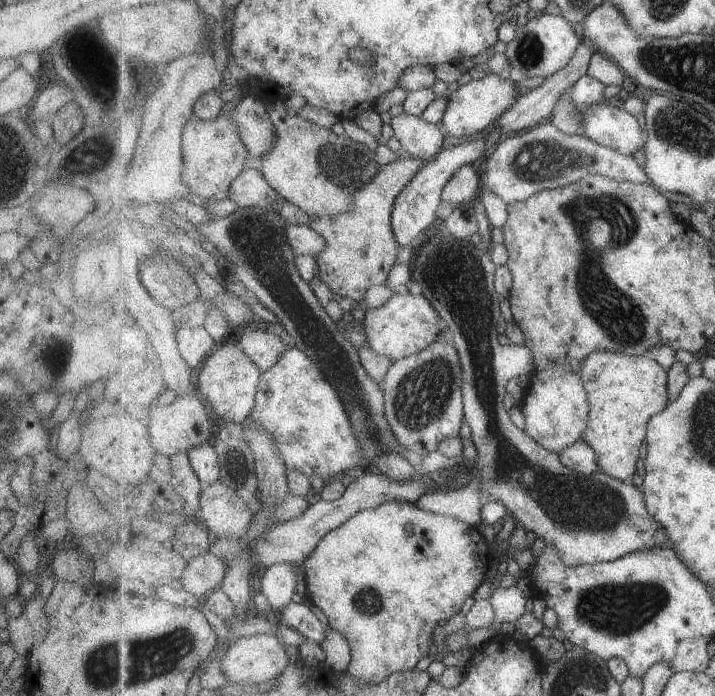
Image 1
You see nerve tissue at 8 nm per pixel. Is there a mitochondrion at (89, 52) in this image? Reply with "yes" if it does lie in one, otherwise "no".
no

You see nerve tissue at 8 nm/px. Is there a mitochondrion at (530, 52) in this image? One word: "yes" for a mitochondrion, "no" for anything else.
yes

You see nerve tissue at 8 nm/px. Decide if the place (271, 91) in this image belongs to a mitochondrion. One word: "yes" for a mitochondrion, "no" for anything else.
no

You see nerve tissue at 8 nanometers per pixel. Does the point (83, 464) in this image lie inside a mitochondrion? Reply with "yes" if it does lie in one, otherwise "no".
no

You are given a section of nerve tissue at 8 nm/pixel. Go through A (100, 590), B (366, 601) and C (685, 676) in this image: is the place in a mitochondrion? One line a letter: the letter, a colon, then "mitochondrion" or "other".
A: other
B: mitochondrion
C: other

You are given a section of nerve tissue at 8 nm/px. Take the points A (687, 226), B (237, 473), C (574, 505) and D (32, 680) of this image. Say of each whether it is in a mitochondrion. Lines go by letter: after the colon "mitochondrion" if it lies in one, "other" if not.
A: other
B: other
C: mitochondrion
D: other

